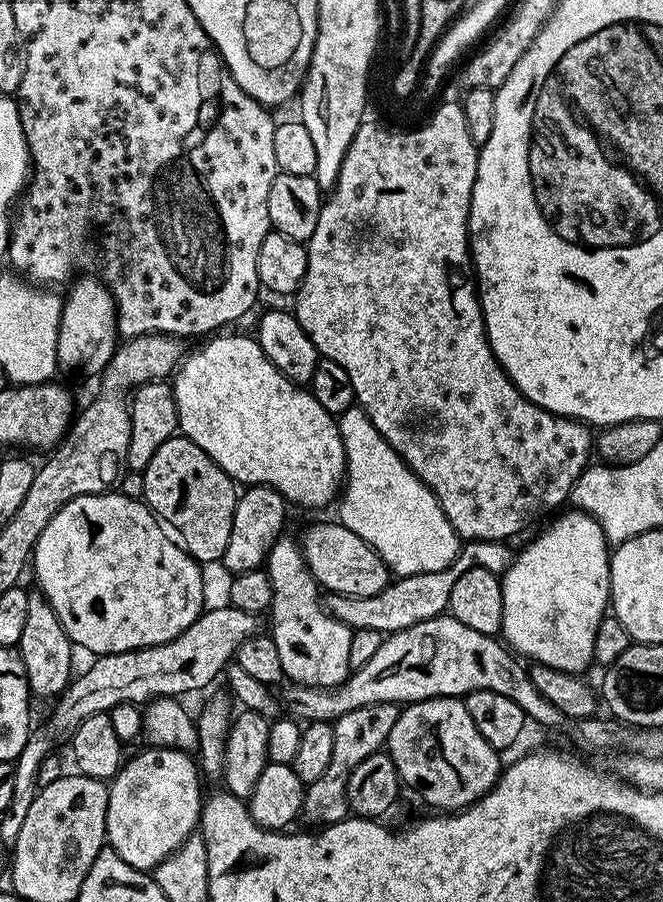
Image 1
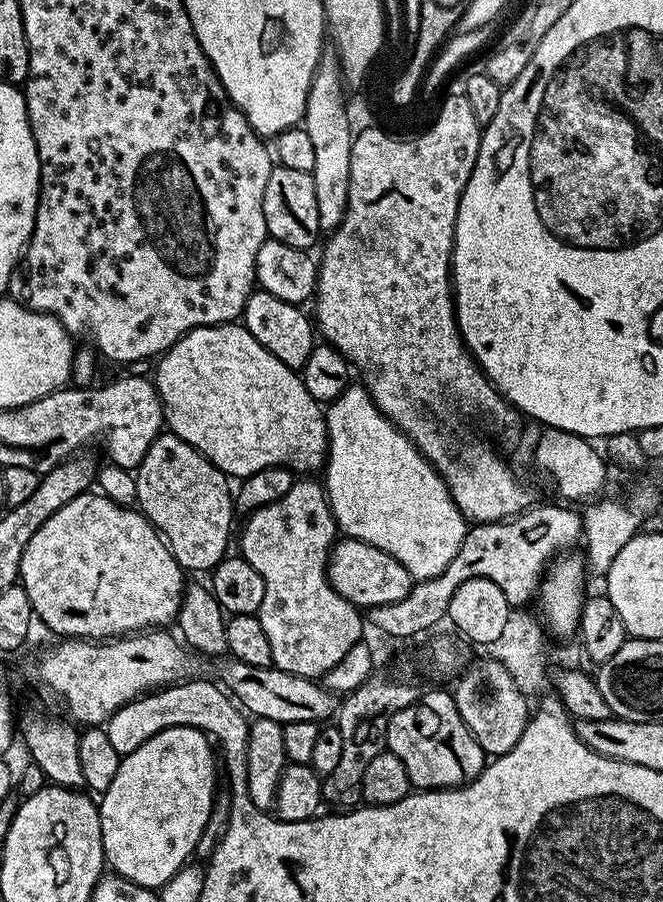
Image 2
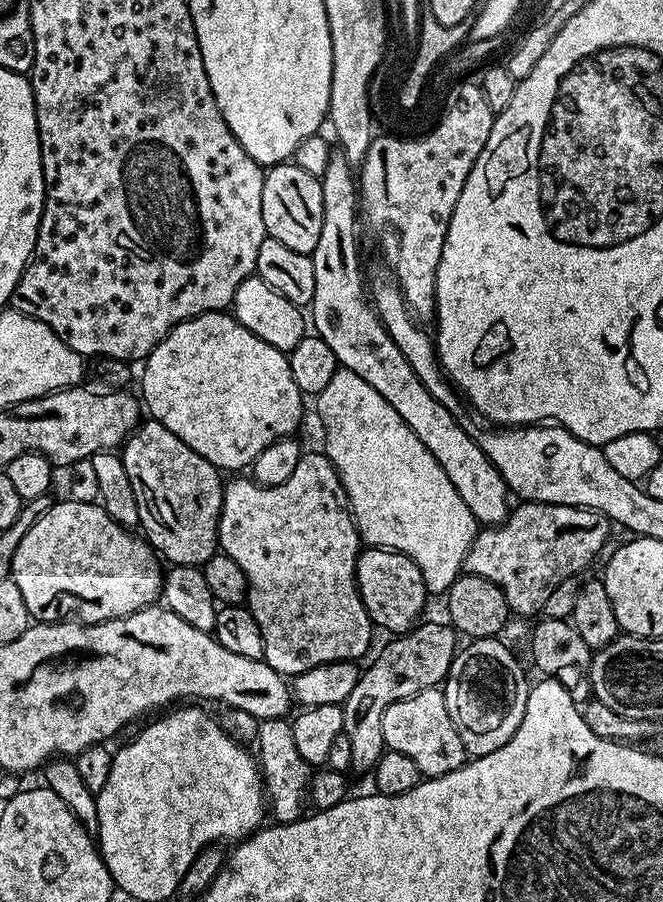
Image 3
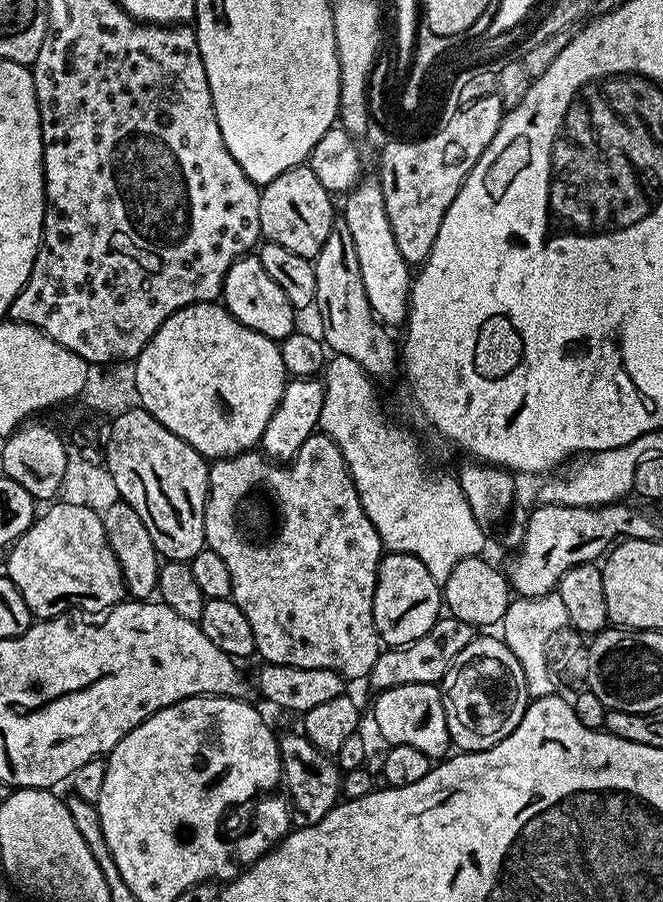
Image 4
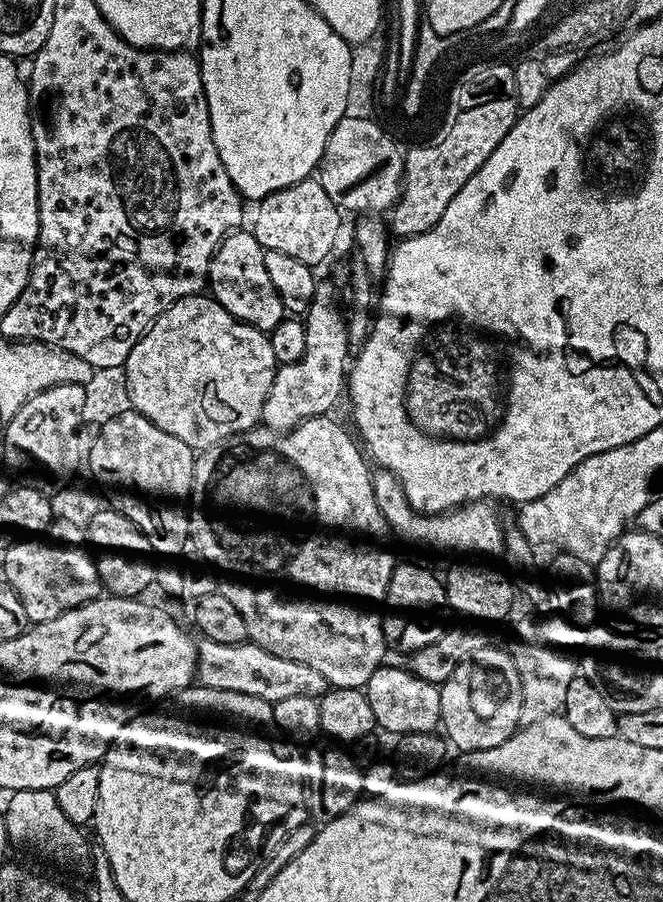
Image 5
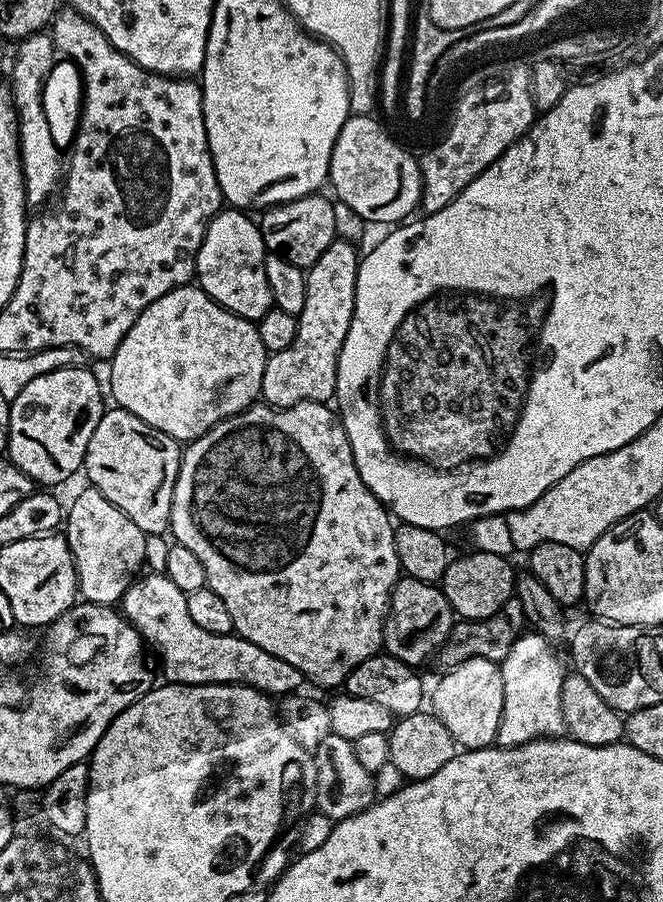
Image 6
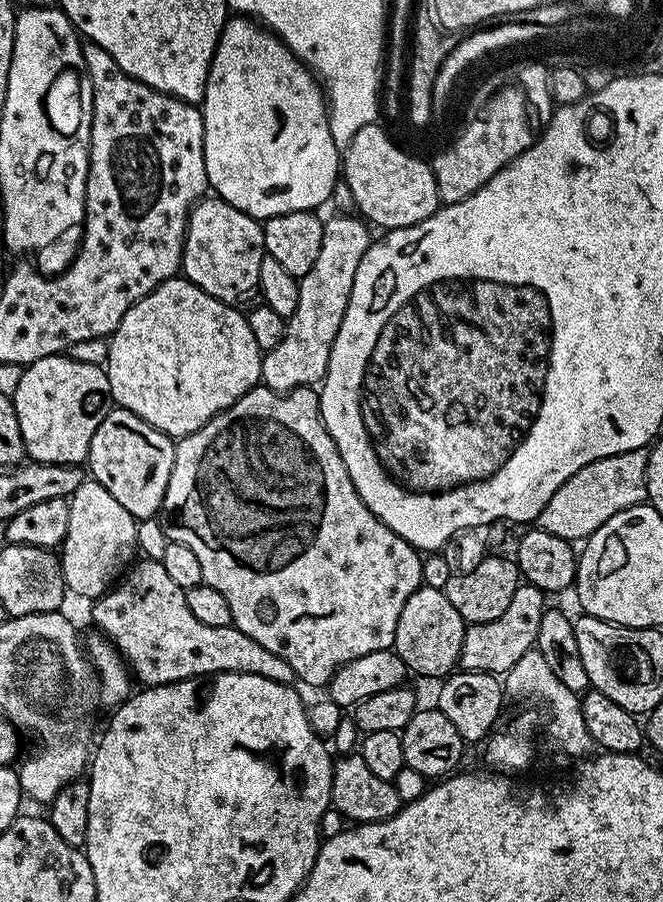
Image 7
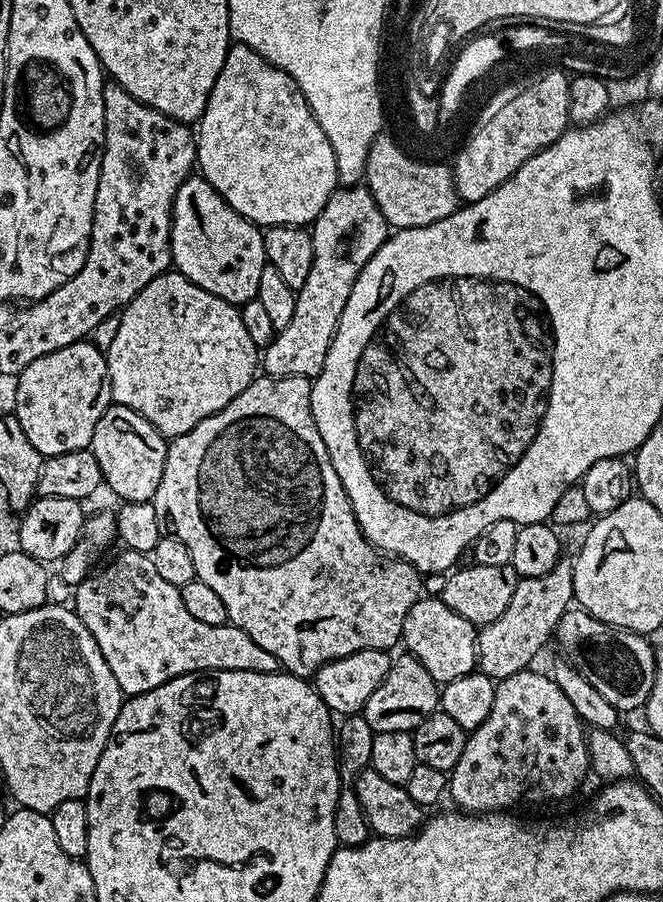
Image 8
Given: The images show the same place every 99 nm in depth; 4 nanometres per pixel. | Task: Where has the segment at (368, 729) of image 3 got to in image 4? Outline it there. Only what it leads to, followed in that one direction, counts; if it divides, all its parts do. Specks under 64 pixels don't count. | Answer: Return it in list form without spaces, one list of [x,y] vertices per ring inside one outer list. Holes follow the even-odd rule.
[[[451,614],[441,615],[434,626],[426,634],[422,634],[422,638],[401,648],[385,647],[369,672],[368,682],[376,692],[403,684],[439,685],[456,655],[466,650],[466,646],[470,646],[477,635],[477,629],[470,622],[462,622],[462,618],[454,618]]]

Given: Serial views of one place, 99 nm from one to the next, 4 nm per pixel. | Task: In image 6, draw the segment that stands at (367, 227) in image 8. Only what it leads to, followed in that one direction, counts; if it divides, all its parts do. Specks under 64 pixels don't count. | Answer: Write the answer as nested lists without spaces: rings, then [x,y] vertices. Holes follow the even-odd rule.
[[[337,238],[330,246],[326,246],[326,254],[314,262],[314,266],[307,269],[306,275],[306,306],[302,306],[302,314],[296,322],[296,337],[286,350],[271,353],[262,370],[260,396],[263,403],[271,404],[274,408],[289,408],[298,402],[318,400],[328,402],[336,395],[336,371],[338,358],[342,350],[342,342],[346,342],[346,334],[350,330],[352,311],[356,305],[356,279],[362,256],[348,240]]]

